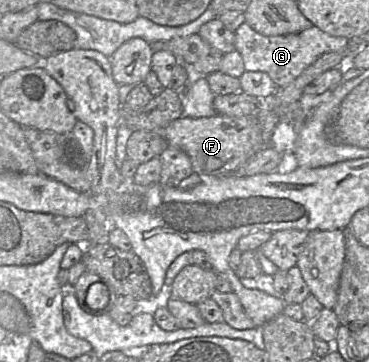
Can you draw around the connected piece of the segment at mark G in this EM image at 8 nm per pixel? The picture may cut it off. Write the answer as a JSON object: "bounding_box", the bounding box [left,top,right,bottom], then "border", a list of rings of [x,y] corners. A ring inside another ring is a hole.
{"bounding_box":[235,22,349,87],"border":[[[246,22],[235,30],[235,50],[242,56],[245,70],[267,73],[278,87],[290,84],[319,57],[345,48],[349,41],[346,37],[330,35],[315,25],[298,33],[278,36],[264,36]]]}

